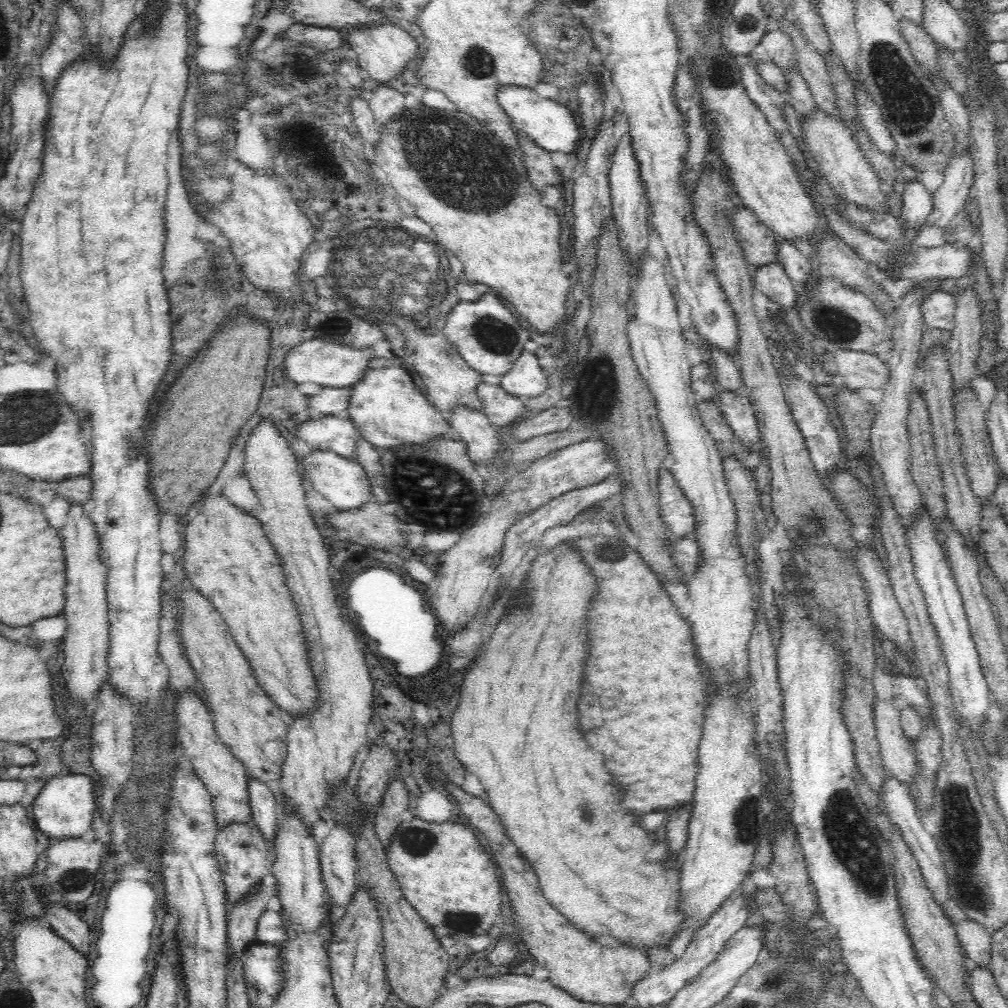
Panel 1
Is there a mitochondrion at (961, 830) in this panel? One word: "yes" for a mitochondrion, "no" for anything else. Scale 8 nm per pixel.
yes

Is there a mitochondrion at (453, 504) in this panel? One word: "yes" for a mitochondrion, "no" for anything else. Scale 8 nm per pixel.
yes

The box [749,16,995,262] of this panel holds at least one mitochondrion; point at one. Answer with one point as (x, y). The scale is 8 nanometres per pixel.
(910, 106)

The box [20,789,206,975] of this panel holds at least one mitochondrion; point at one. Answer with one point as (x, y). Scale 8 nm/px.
(69, 880)

